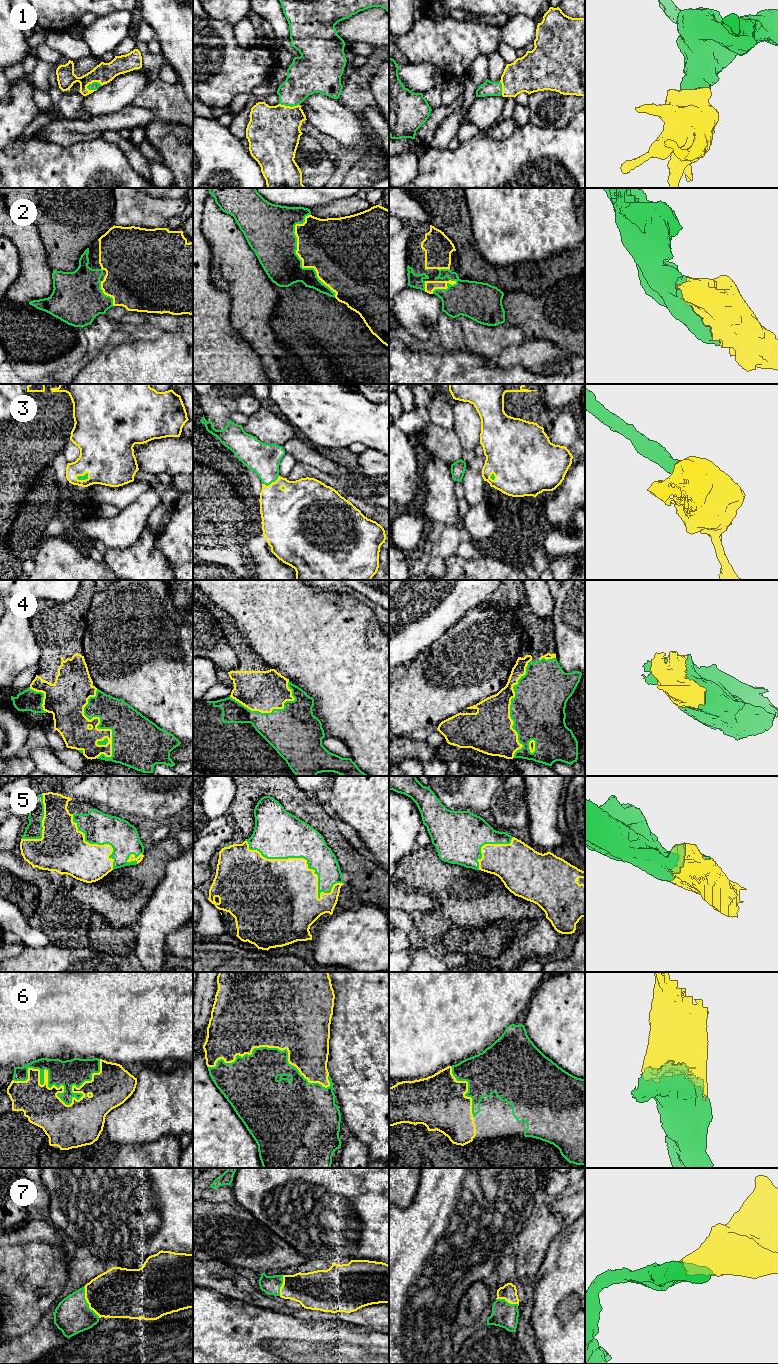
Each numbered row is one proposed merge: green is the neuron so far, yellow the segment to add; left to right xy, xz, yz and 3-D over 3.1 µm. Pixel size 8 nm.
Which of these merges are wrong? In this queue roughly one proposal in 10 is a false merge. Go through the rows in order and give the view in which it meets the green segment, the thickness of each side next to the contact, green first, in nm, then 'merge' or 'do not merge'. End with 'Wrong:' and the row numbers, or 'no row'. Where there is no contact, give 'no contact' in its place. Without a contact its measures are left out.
1: contact in xy; calibres 60 and 160 nm; merge
2: contact in xz; calibres 360 and 440 nm; merge
3: contact in xz; calibres 260 and 360 nm; merge
4: contact in xy; calibres 300 and 260 nm; merge
5: contact in xz; calibres 360 and 420 nm; merge
6: contact in xy; calibres 220 and 300 nm; merge
7: contact in xy; calibres 280 and 380 nm; merge
Wrong: no row

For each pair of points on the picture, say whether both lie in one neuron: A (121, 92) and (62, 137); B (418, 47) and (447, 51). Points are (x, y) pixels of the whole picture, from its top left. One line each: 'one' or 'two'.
A: two
B: one

